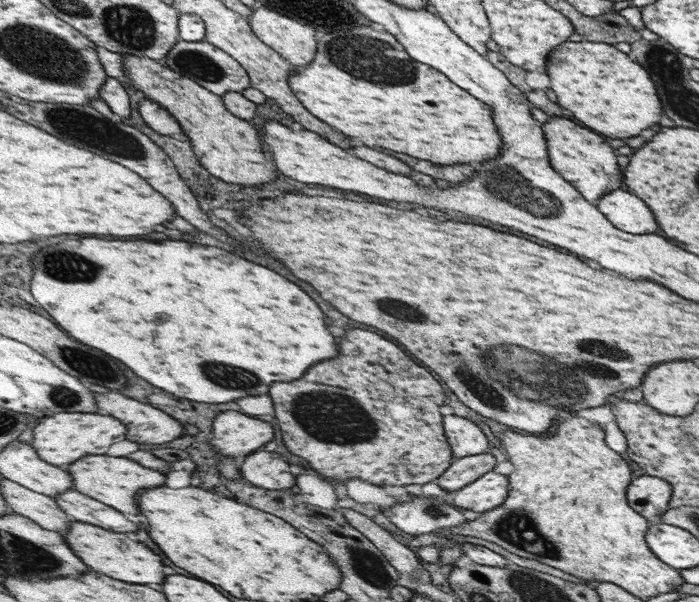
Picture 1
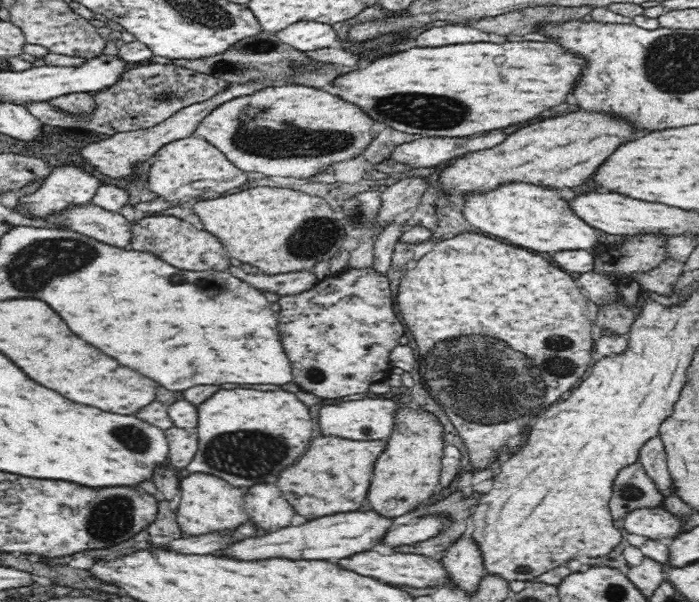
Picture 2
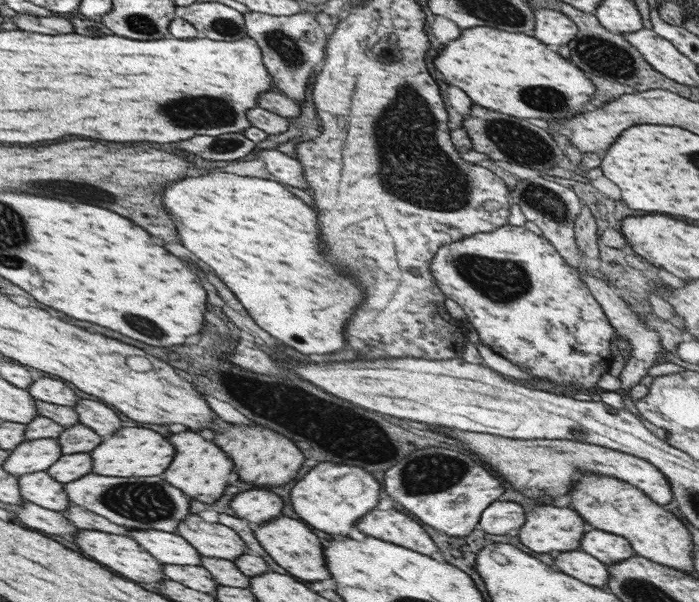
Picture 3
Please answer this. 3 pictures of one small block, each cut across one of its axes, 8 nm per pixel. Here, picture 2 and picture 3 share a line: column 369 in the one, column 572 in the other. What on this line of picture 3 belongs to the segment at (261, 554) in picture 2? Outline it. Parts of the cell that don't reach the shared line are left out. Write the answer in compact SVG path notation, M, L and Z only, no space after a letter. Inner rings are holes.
M528 506L520 542L534 552L576 550L586 532L586 522L570 508Z

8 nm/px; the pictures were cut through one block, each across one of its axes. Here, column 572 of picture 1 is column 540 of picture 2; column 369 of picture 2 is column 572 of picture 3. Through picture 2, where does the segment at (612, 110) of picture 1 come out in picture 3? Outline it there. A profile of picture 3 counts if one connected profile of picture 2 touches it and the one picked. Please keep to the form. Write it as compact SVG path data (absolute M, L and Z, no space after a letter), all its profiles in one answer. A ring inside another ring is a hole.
M468 28L452 40L434 60L444 80L462 88L474 104L504 112L521 119L542 118L546 121L574 117L590 96L594 84L576 64L570 64L540 40L496 28Z

